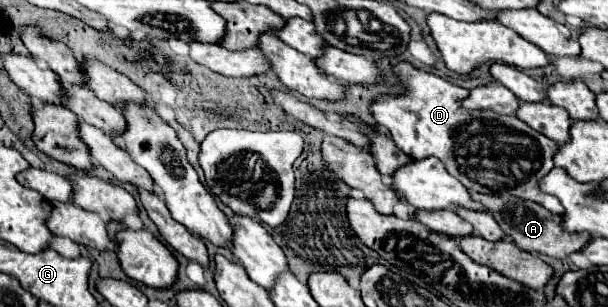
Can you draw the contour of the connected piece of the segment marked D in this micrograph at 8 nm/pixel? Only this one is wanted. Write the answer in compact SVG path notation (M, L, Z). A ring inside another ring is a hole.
M408 62L398 64L394 70L402 80L404 92L400 96L378 98L372 104L372 114L374 114L378 124L386 126L392 132L394 144L406 156L410 156L414 160L428 158L428 156L440 158L440 162L444 162L446 170L454 178L464 182L464 186L472 192L492 194L492 196L516 196L516 198L522 198L522 200L538 202L540 206L548 208L550 212L564 214L564 206L560 204L560 200L556 200L550 194L544 194L538 188L542 174L548 174L552 170L552 156L560 148L556 142L552 142L544 134L536 132L526 122L518 120L516 116L502 116L502 114L496 114L496 112L490 112L490 110L464 110L462 100L468 98L468 90L464 90L464 88L460 88L460 86L456 86L456 84L452 84L452 82L440 78L440 76L422 72Z

